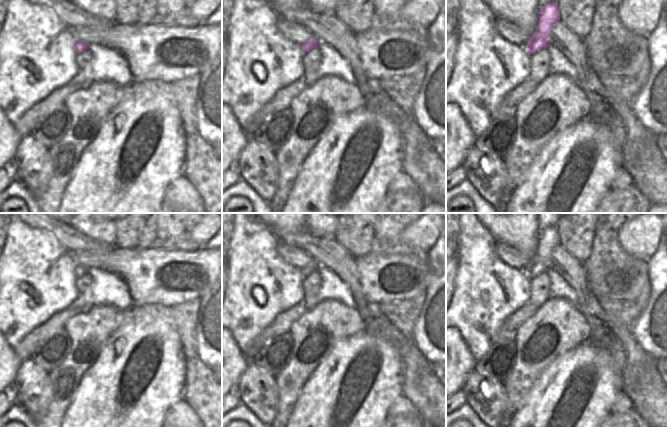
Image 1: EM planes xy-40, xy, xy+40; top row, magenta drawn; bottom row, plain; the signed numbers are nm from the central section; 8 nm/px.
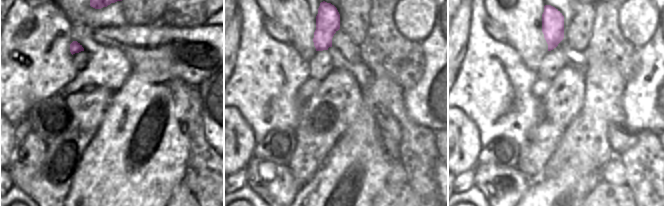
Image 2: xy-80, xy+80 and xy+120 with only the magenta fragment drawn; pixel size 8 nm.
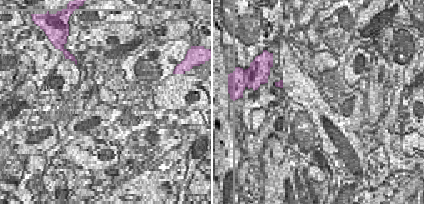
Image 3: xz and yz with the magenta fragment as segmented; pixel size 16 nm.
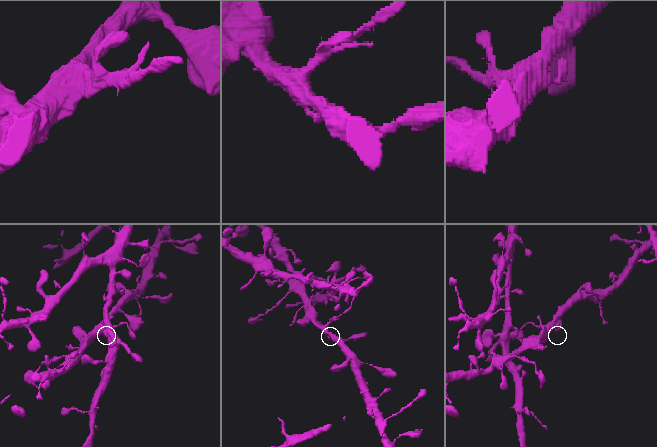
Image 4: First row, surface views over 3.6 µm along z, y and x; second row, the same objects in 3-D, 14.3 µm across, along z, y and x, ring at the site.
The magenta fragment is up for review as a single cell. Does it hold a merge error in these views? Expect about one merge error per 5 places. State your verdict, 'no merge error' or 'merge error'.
no merge error

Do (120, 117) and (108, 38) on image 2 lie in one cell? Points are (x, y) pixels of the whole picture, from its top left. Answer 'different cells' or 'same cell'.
different cells

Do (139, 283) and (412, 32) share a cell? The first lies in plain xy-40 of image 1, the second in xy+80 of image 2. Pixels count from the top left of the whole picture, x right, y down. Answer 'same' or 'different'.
different

